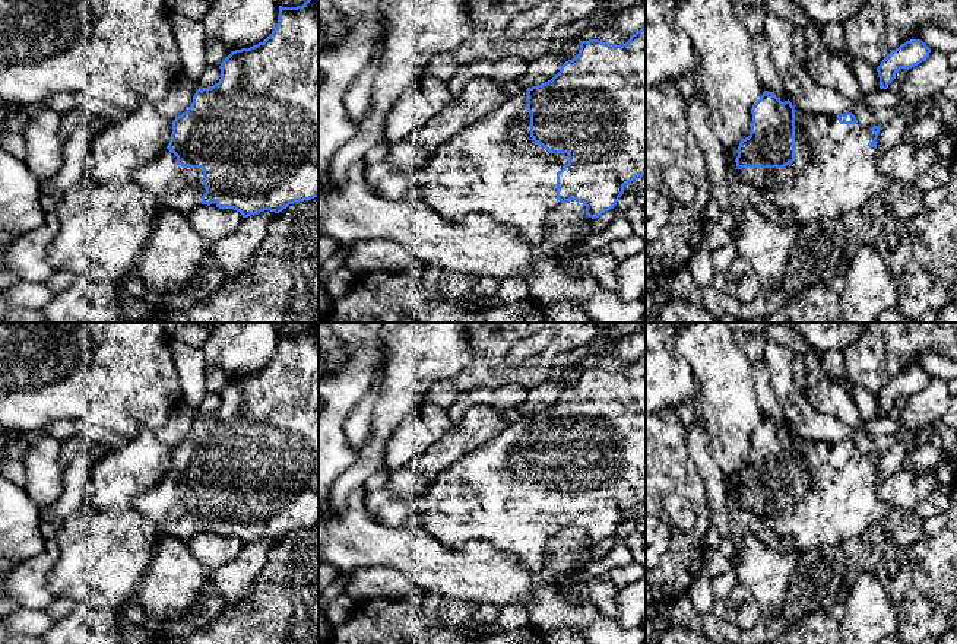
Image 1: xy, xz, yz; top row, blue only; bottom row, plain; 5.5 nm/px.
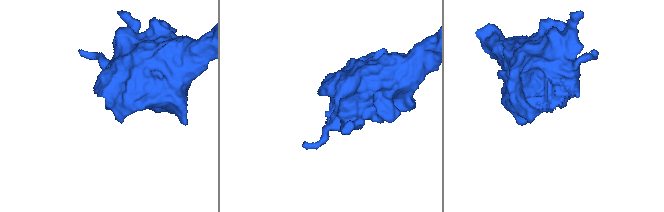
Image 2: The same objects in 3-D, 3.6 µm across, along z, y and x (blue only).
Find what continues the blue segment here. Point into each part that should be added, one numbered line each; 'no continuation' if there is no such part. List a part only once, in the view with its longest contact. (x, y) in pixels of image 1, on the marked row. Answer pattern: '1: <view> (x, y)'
1: xz (493, 168)

